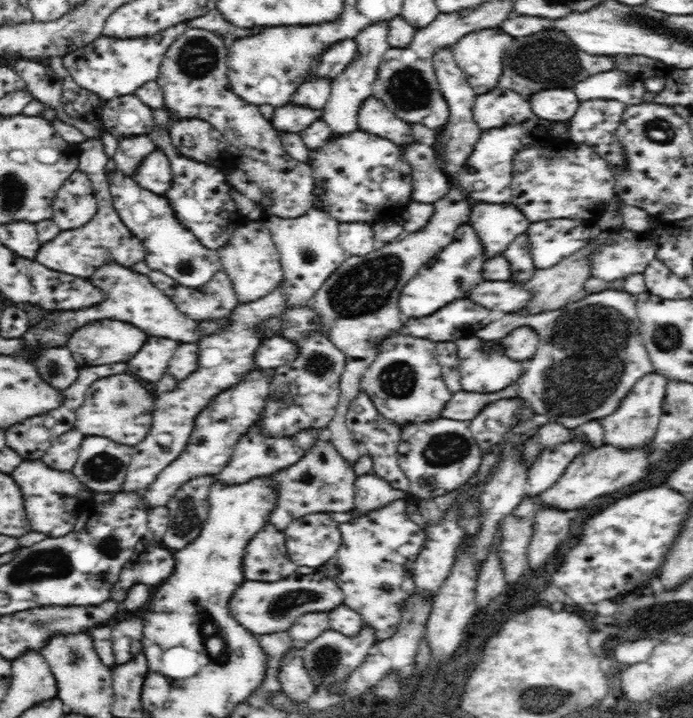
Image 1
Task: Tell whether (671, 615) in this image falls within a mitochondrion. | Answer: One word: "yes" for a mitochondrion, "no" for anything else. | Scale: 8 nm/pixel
yes

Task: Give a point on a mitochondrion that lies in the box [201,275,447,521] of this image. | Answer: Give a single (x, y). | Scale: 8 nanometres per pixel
(398, 380)

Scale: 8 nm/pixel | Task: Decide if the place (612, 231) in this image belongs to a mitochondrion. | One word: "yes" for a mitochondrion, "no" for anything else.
no

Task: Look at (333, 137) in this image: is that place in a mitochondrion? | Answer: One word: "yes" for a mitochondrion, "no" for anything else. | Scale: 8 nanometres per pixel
no

